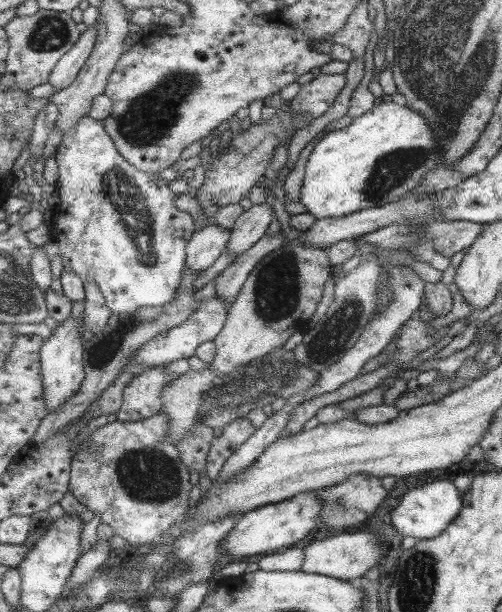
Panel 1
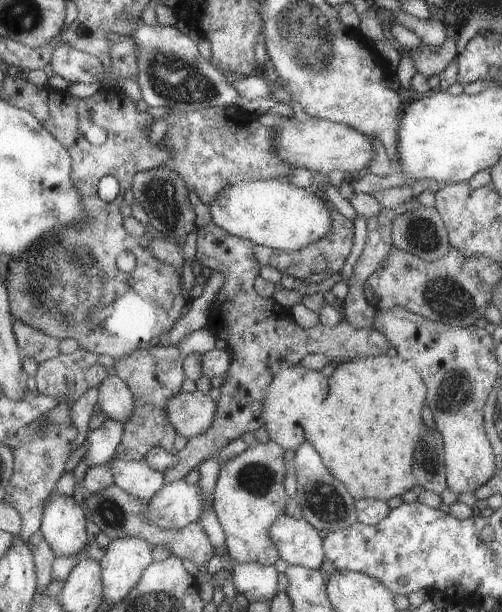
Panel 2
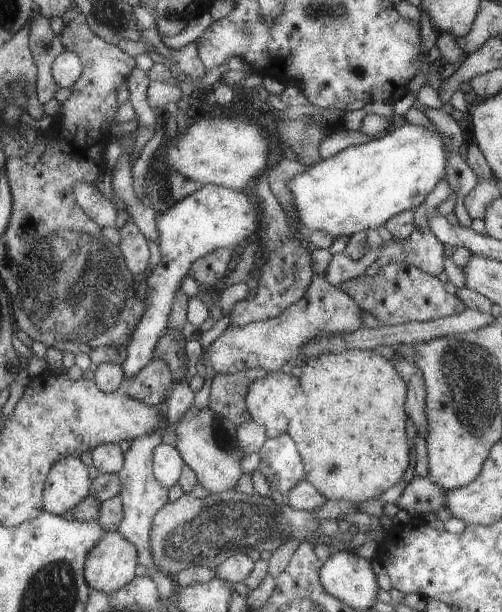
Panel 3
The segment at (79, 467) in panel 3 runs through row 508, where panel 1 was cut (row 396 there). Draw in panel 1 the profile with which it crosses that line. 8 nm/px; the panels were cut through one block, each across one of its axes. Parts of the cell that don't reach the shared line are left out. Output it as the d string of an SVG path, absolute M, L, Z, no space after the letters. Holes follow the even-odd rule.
M71 315L64 321L57 323L51 334L43 340L38 355L41 359L43 400L49 412L57 409L59 405L72 397L79 385L82 384L85 360L81 360L81 352L84 352L84 346L81 344L81 338L79 338L77 324L75 324Z

